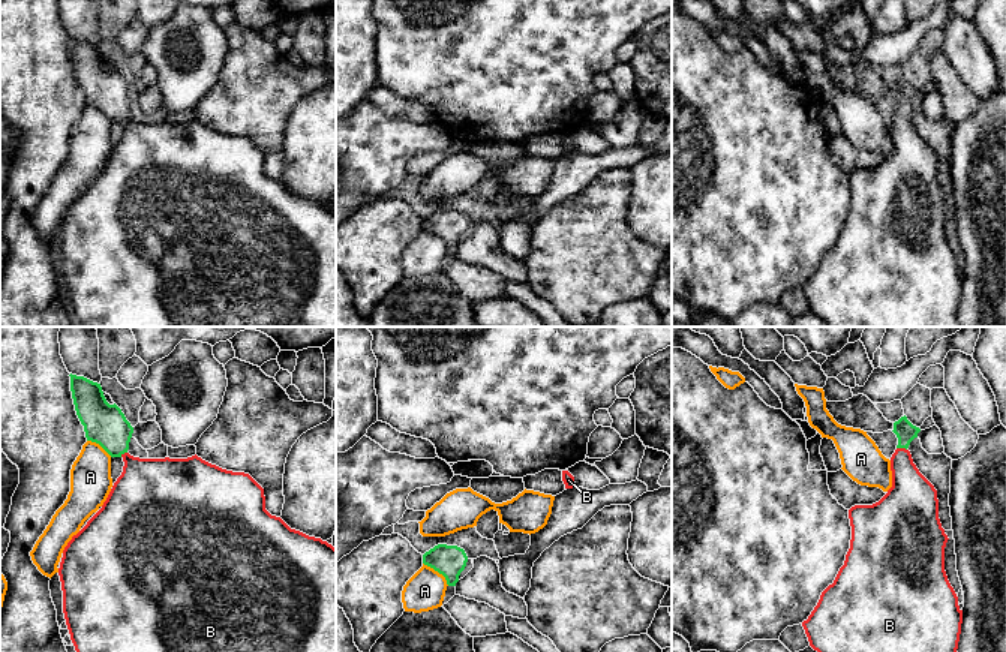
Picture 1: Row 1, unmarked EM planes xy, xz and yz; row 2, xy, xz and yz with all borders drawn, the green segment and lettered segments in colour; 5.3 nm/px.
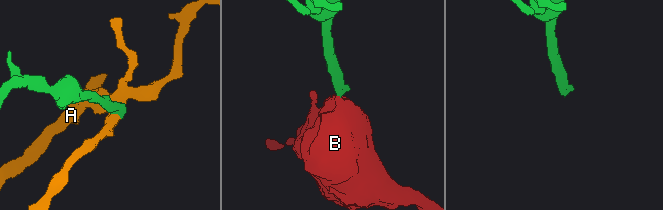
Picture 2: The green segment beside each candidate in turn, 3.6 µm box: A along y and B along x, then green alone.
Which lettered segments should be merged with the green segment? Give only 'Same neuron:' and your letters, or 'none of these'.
Same neuron: B

